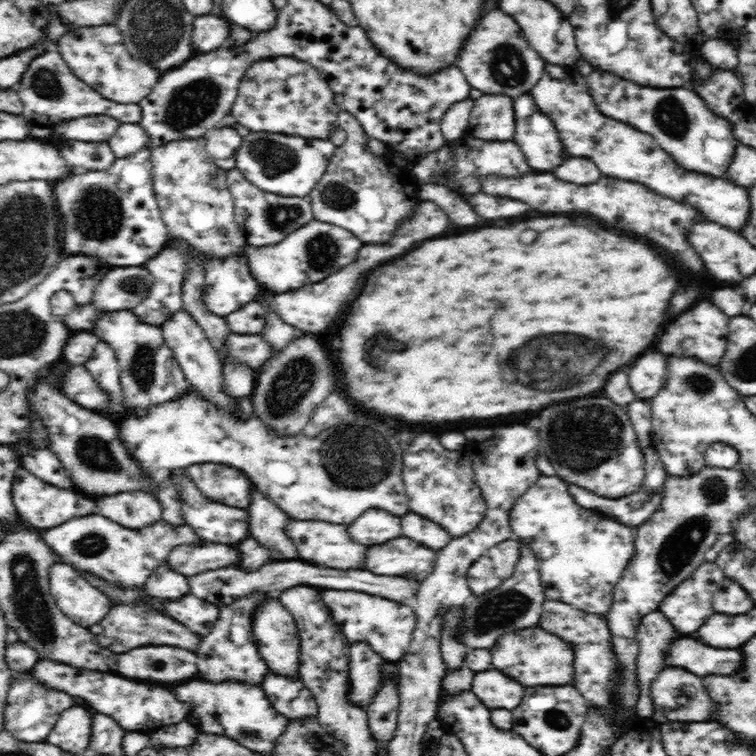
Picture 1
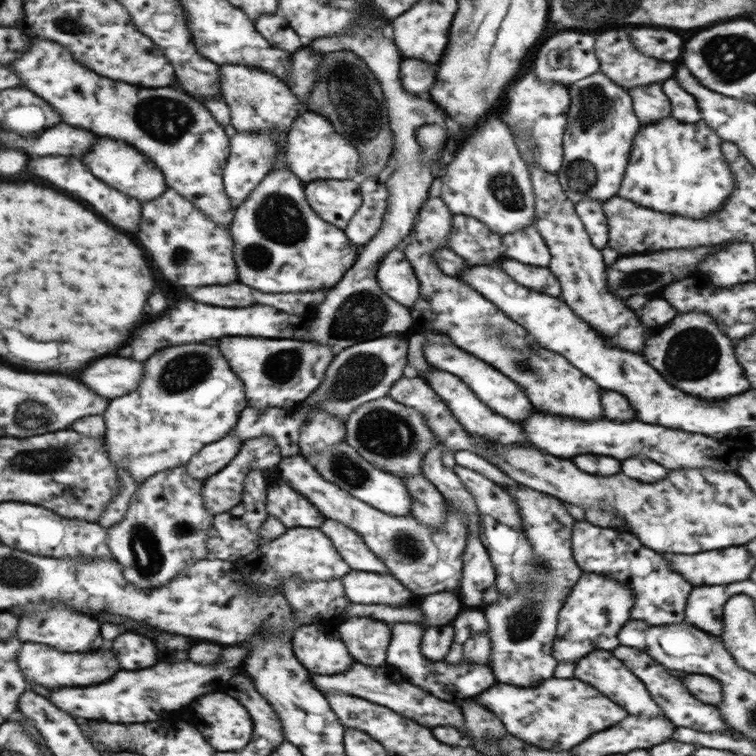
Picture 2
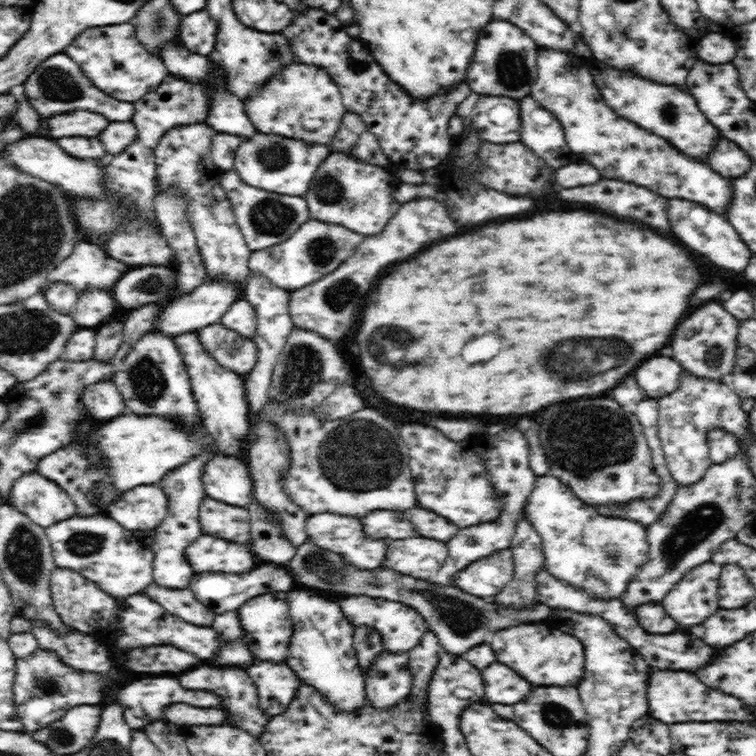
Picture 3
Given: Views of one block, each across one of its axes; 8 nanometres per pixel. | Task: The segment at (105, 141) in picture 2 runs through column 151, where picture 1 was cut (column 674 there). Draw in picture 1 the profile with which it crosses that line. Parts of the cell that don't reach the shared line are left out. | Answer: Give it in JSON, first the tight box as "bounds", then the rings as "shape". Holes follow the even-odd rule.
{"bounds":[531,63,750,232],"shape":[[[545,63],[540,82],[534,85],[531,91],[541,115],[548,116],[554,121],[554,126],[558,131],[567,156],[589,158],[596,163],[604,177],[640,182],[662,196],[691,204],[703,213],[707,221],[716,222],[725,228],[732,229],[732,231],[741,232],[741,229],[750,220],[750,199],[746,188],[738,186],[727,178],[716,178],[712,175],[688,171],[680,167],[672,157],[662,151],[652,135],[642,134],[640,130],[632,128],[630,124],[608,120],[608,116],[600,113],[597,104],[594,103],[588,86],[586,86],[586,77],[580,76],[580,74],[572,74],[570,70],[572,68]]]}

